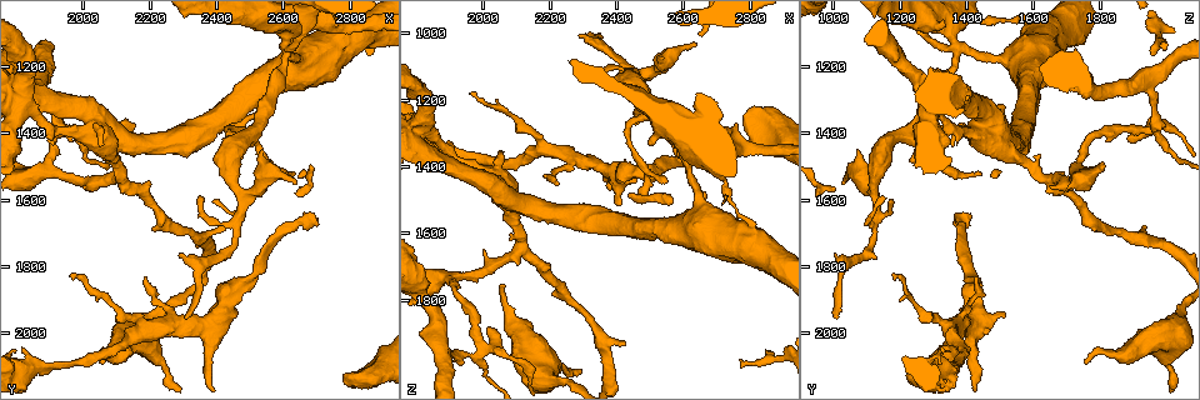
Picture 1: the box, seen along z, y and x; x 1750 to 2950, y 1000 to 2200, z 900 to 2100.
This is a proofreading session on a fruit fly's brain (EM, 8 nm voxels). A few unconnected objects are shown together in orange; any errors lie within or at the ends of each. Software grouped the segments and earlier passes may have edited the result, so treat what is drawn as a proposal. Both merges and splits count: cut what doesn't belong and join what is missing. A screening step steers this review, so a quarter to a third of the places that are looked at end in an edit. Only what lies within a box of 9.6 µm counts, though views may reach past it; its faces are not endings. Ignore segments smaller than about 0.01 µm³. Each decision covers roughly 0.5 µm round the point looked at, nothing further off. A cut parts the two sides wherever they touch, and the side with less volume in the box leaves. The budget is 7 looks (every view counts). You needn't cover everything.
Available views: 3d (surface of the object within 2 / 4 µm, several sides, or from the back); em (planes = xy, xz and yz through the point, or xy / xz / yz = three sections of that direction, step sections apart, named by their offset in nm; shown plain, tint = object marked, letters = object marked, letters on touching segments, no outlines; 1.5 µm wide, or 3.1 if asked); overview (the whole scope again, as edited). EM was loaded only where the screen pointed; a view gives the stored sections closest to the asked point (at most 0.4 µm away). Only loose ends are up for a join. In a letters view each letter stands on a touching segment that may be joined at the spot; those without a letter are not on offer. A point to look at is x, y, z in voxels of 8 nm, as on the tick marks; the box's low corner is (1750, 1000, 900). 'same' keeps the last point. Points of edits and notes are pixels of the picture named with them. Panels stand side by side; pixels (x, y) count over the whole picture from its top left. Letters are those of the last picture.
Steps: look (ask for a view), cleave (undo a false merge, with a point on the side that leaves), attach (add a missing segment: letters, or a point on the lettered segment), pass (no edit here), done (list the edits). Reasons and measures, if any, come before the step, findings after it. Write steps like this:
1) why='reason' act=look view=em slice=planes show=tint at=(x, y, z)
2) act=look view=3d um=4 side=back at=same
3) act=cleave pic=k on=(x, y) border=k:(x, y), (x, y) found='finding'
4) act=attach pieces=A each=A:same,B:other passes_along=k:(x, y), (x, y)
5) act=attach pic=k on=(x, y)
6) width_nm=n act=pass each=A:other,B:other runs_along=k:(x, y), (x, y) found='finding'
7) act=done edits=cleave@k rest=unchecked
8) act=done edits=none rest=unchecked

why='calibre changes' act=look view=3d um=4 at=(2530, 1800, 1400)

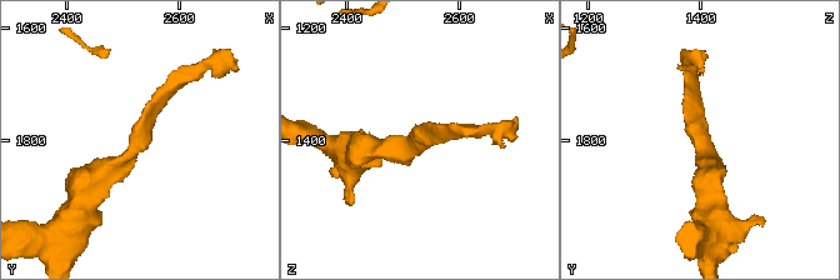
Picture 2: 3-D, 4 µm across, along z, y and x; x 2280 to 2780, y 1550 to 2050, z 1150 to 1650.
act=look view=em slice=xz step=4 show=letters at=(2530, 1805, 1405)

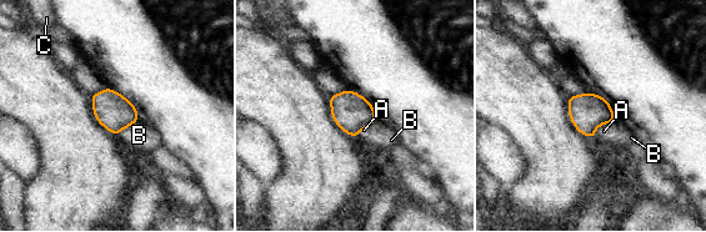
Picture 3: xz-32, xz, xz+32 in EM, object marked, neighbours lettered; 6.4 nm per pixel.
act=look view=em slice=planes show=letters at=same

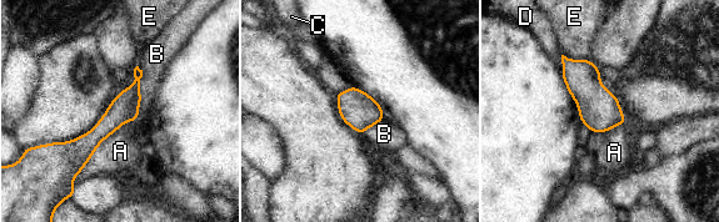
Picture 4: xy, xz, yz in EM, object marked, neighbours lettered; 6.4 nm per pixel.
longest_contact=A:600nm act=pass each=A:other,B:other,C:other,D:other,E:other border=4:(136, 121), (109, 135), (71, 182) found='one neuron here'

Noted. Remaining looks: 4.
why='free end' act=look view=em slice=xz step=4 show=tint at=(2290, 1760, 1000)

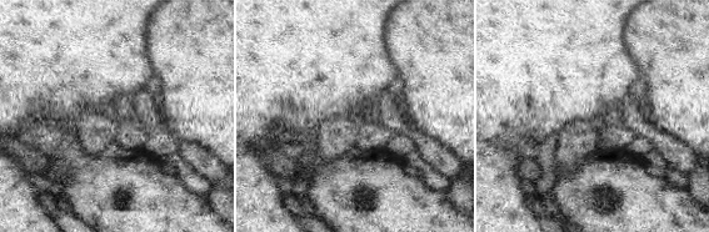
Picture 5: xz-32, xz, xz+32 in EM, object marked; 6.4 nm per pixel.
why='cut it another way' act=look view=em slice=planes show=letters at=same

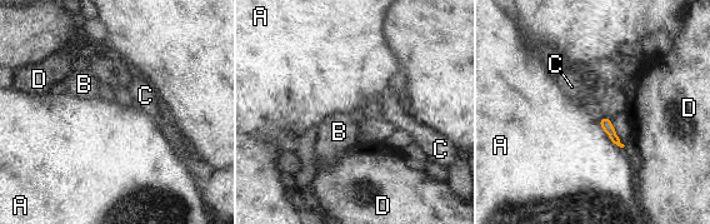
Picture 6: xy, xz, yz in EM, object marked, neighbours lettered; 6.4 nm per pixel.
act=pass each=A:other,B:other,C:other,D:other border=6:(596, 123), (614, 143), (623, 148) found='none of them fits'

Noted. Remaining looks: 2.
why='an open end' act=look view=em slice=planes show=plain at=(1970, 1820, 1190)

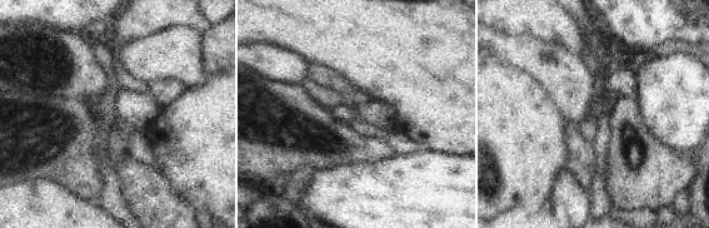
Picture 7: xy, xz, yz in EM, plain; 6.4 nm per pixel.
why='what lies round it' act=look view=em slice=planes show=letters at=same

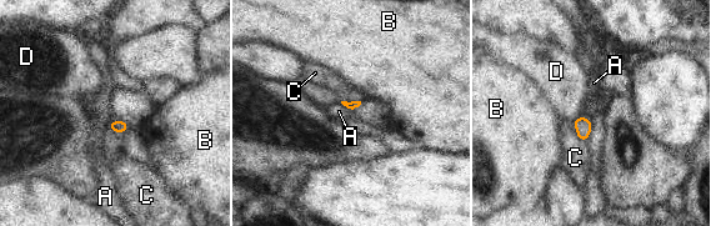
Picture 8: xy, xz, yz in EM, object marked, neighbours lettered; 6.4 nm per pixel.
longest_contact=C:160nm act=pass each=A:other,B:other,C:other,D:other border=8:(341, 103), (351, 112) found='no lettered segment goes on from it'

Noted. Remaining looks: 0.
act=done edits=none rest=unchecked

